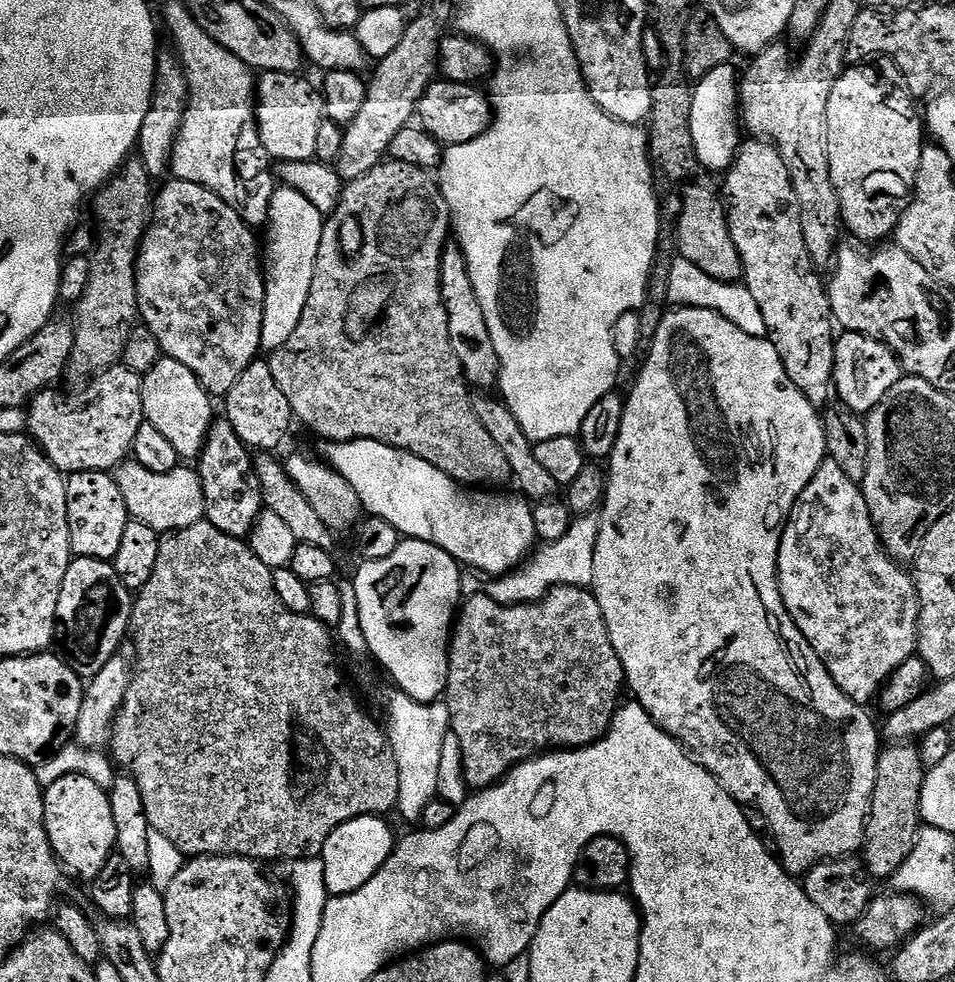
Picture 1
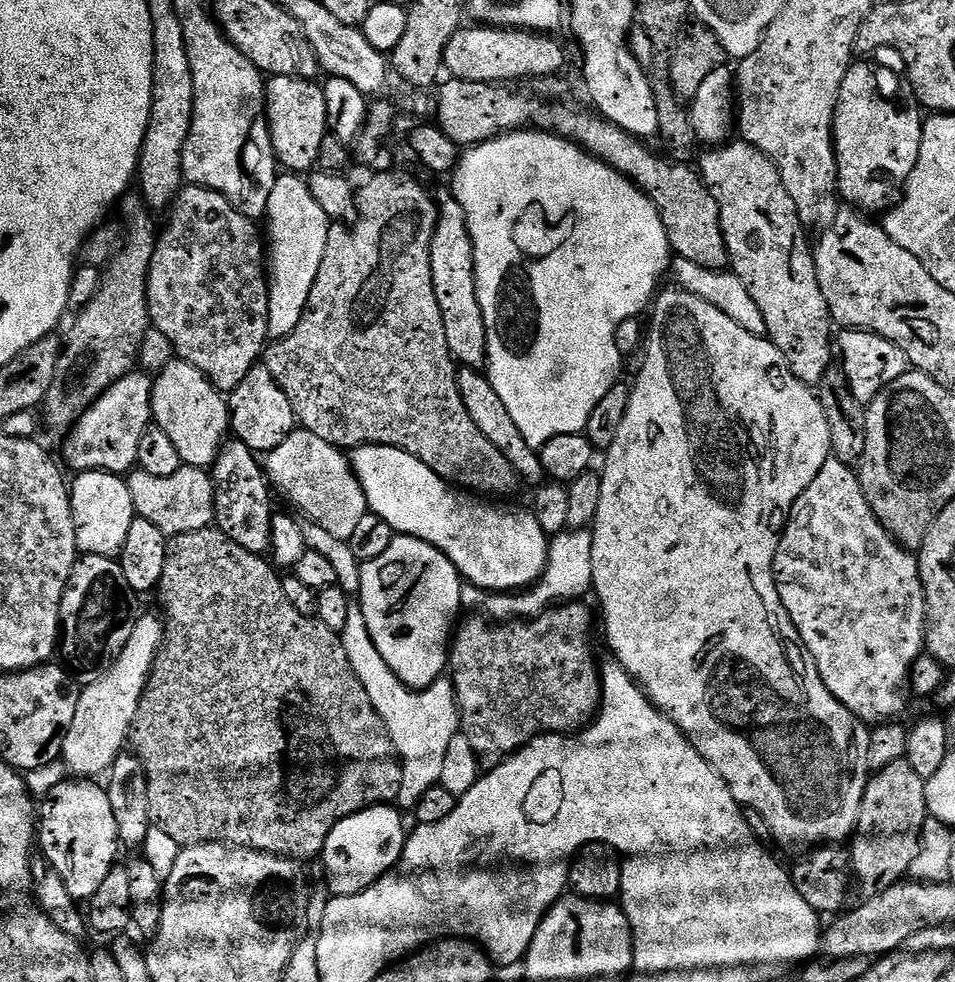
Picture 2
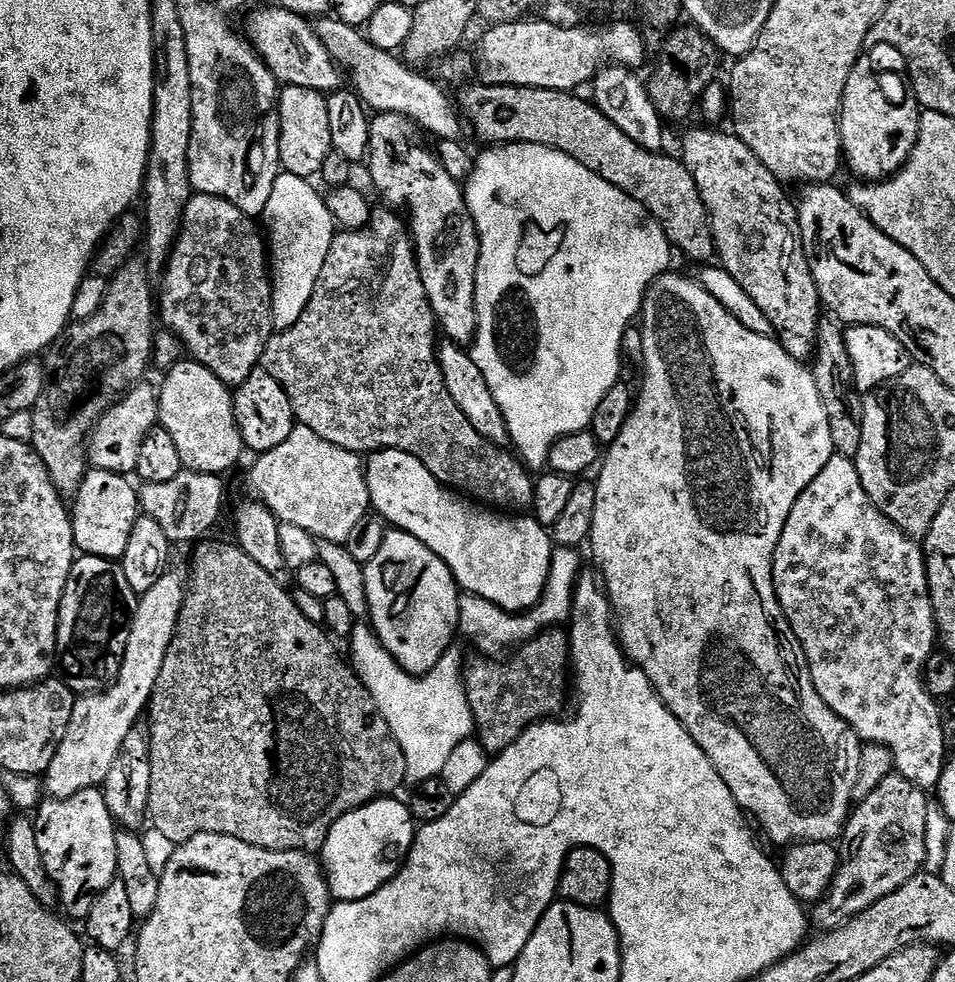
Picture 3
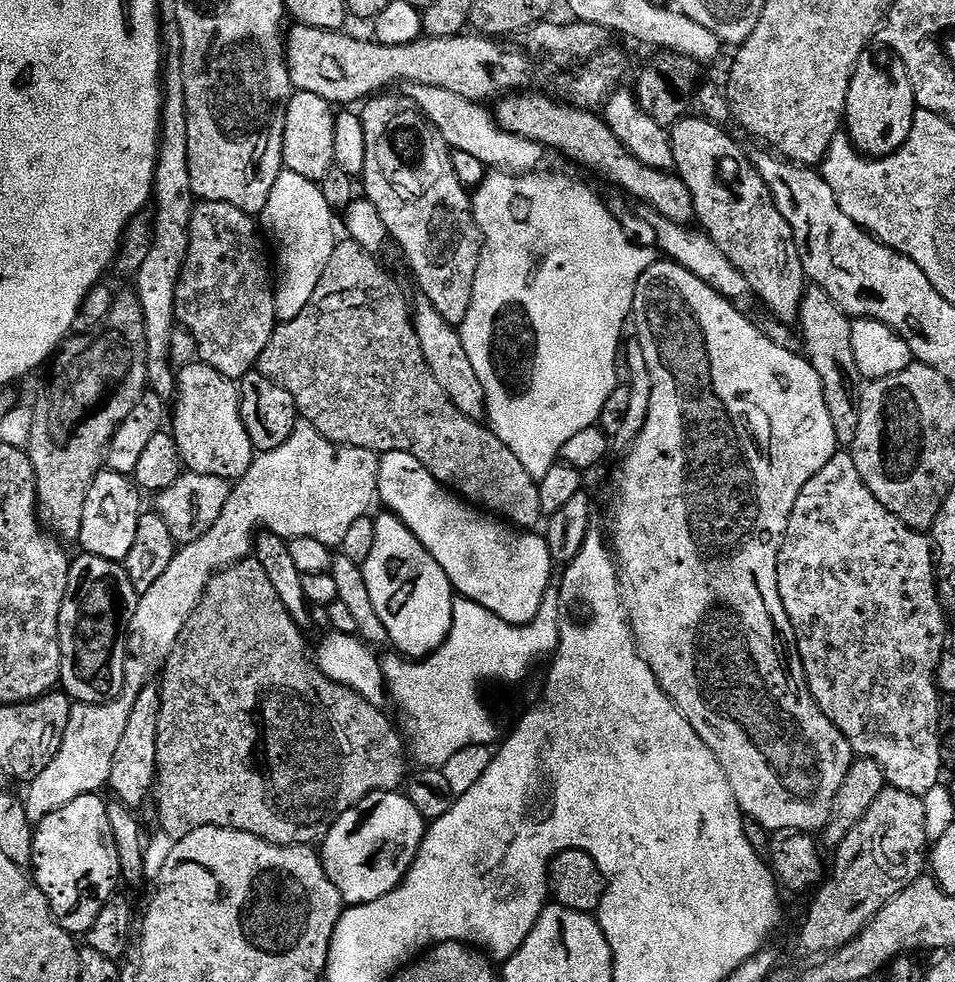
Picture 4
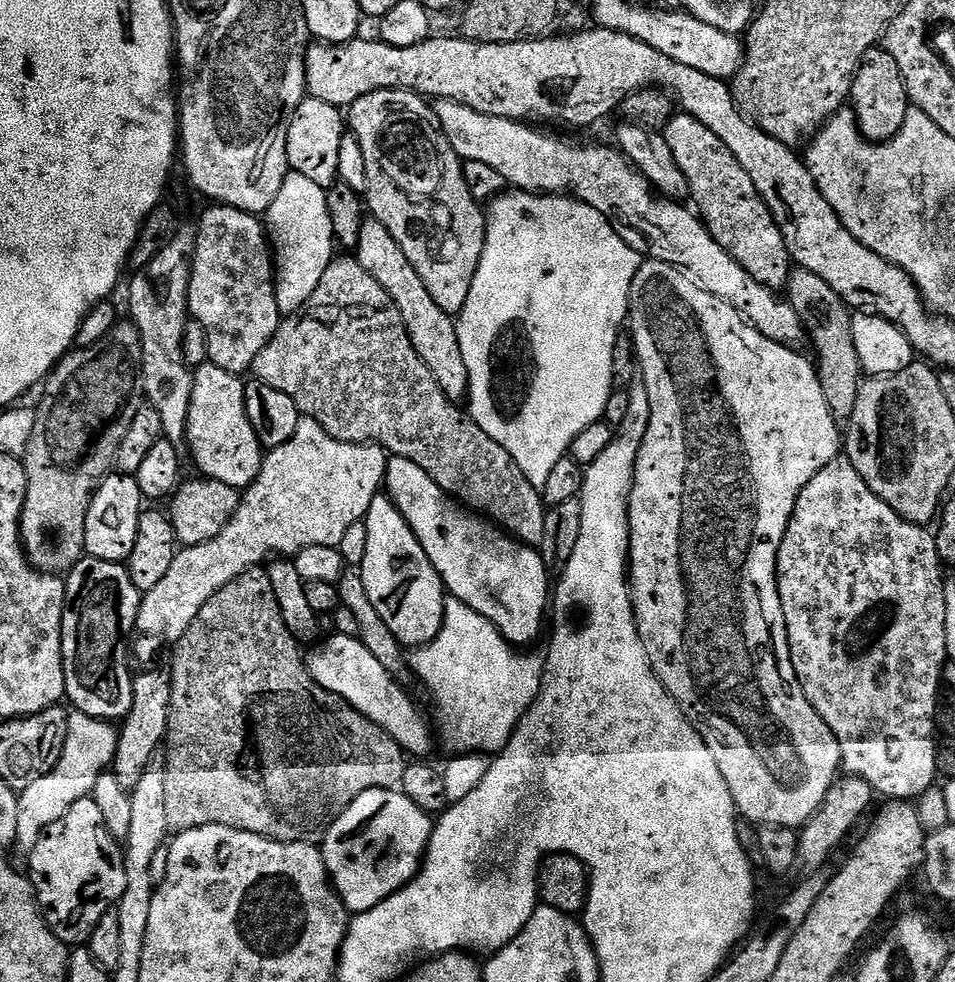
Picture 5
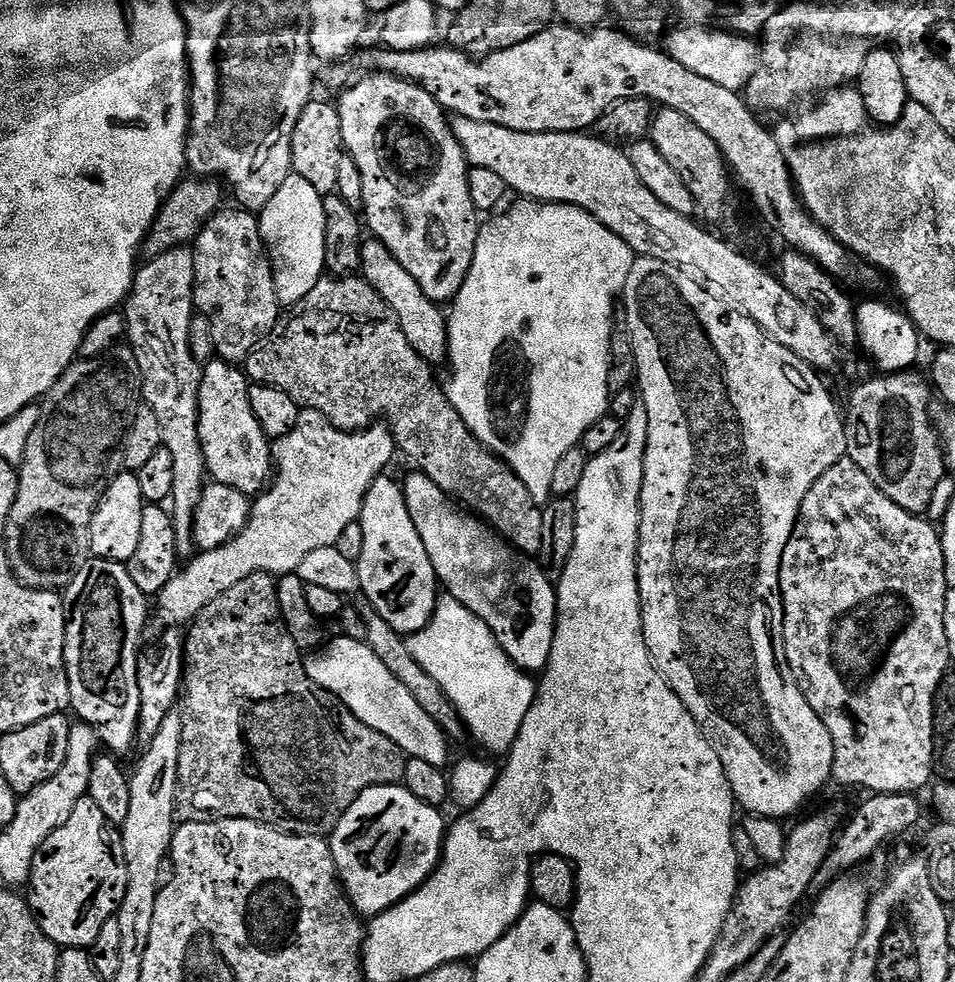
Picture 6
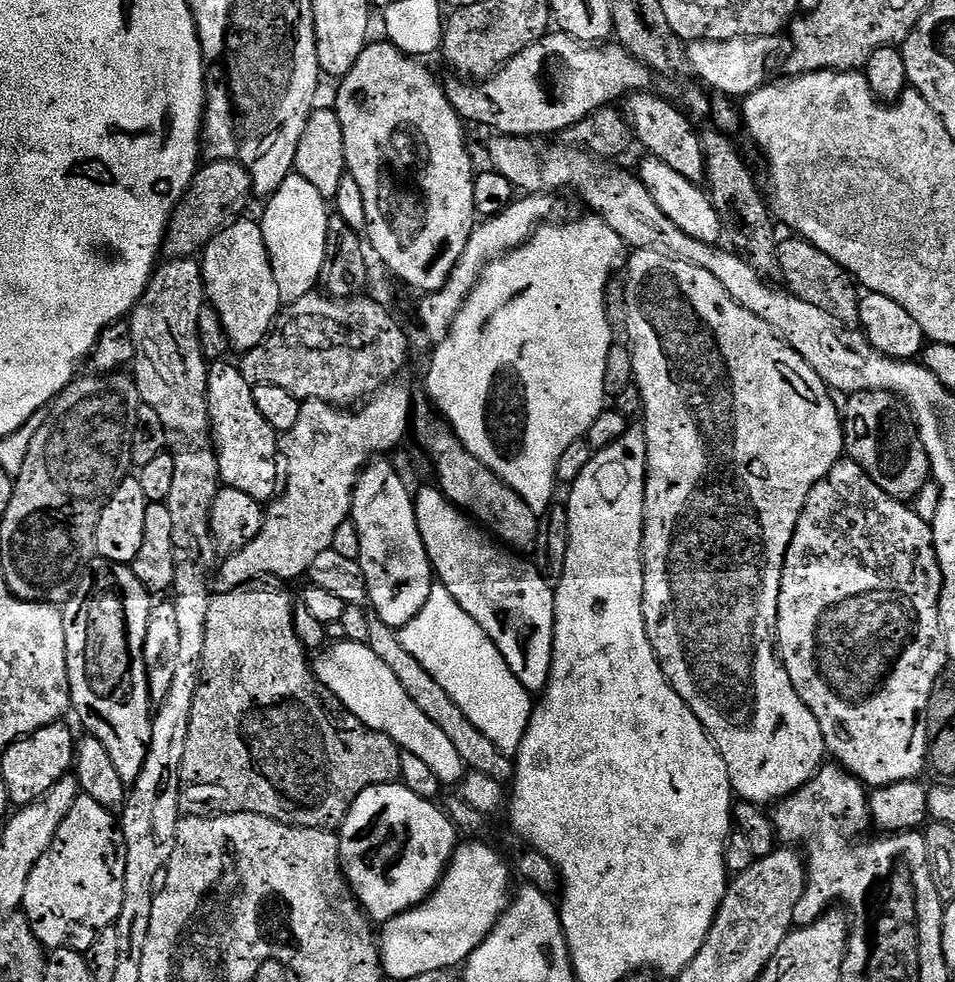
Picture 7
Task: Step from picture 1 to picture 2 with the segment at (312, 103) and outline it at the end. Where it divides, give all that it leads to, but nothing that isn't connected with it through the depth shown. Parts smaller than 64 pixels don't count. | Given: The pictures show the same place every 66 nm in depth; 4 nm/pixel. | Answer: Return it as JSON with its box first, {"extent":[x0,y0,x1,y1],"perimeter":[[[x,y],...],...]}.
{"extent":[266,76,329,174],"perimeter":[[[273,76],[266,84],[266,115],[277,161],[289,173],[308,174],[318,165],[322,138],[329,135],[324,89],[316,80]]]}

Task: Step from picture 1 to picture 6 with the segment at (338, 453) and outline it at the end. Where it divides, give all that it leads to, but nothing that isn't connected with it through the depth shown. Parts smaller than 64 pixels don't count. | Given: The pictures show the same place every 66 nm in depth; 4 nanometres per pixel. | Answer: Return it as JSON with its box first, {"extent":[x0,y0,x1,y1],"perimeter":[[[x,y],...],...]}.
{"extent":[402,470,556,674],"perimeter":[[[412,470],[408,477],[403,477],[402,487],[404,489],[404,497],[406,498],[406,506],[410,510],[410,518],[414,518],[414,526],[418,530],[418,538],[422,538],[422,546],[426,546],[426,554],[430,554],[430,562],[436,571],[436,579],[442,585],[449,597],[458,602],[462,602],[462,606],[466,606],[466,610],[470,610],[478,618],[482,618],[482,622],[486,622],[486,626],[490,626],[490,630],[494,634],[494,638],[498,638],[498,642],[502,646],[502,650],[506,650],[506,654],[511,658],[519,668],[523,668],[529,674],[543,673],[545,666],[548,665],[550,658],[550,650],[554,642],[554,634],[556,633],[556,584],[549,580],[548,575],[540,569],[539,563],[535,559],[529,558],[523,554],[517,555],[509,541],[501,538],[485,521],[471,511],[465,510],[458,506],[457,501],[447,496],[436,483],[430,479],[424,472]]]}

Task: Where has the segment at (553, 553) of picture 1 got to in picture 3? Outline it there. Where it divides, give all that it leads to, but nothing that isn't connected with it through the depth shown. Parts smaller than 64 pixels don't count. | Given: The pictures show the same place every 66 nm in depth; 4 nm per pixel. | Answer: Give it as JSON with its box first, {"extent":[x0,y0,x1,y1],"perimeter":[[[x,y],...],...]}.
{"extent":[459,563,582,654],"perimeter":[[[553,563],[542,598],[527,612],[519,614],[502,610],[494,606],[494,602],[486,602],[486,598],[461,595],[459,635],[473,640],[480,647],[479,651],[484,654],[500,654],[503,653],[500,652],[503,648],[512,650],[519,645],[527,644],[540,633],[555,629],[560,626],[560,623],[563,625],[571,617],[572,595],[576,589],[576,581],[580,579],[581,575],[582,568],[576,564]]]}

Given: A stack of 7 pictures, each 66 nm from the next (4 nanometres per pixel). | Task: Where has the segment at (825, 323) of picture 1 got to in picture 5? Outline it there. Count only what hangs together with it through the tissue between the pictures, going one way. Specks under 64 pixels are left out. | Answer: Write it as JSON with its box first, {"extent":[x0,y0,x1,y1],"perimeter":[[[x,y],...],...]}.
{"extent":[662,114,794,290],"perimeter":[[[687,114],[673,115],[662,134],[666,138],[666,146],[670,146],[670,154],[674,154],[674,162],[678,162],[678,170],[682,170],[686,178],[691,203],[710,230],[714,242],[718,242],[722,250],[729,252],[738,266],[742,266],[742,270],[746,270],[756,282],[762,282],[762,286],[773,290],[787,289],[788,277],[794,271],[790,250],[787,249],[782,230],[776,225],[766,202],[758,194],[754,182],[750,182],[750,174],[746,174],[746,170],[742,170],[742,162],[738,162],[738,158],[730,154],[730,146],[726,146],[726,142],[722,142],[722,138],[714,134],[714,130],[706,130],[706,126],[698,122],[698,118]]]}

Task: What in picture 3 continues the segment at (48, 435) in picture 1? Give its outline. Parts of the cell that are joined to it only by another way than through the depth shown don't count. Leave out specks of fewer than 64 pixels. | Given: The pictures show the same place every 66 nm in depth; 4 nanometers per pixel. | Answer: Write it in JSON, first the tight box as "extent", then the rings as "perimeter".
{"extent":[88,382,160,474],"perimeter":[[[141,382],[133,386],[128,394],[96,423],[96,428],[88,437],[88,463],[92,468],[121,474],[135,473],[142,441],[152,428],[157,427],[160,419],[160,393],[155,383],[148,383]]]}

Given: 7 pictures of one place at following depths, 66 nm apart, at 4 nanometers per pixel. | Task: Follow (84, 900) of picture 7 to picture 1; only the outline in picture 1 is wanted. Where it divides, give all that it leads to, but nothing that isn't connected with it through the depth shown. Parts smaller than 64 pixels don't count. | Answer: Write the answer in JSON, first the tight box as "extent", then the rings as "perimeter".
{"extent":[44,774,116,882],"perimeter":[[[66,774],[44,789],[44,821],[57,860],[71,875],[73,872],[78,879],[91,882],[116,847],[114,814],[110,811],[108,793],[91,778]]]}

